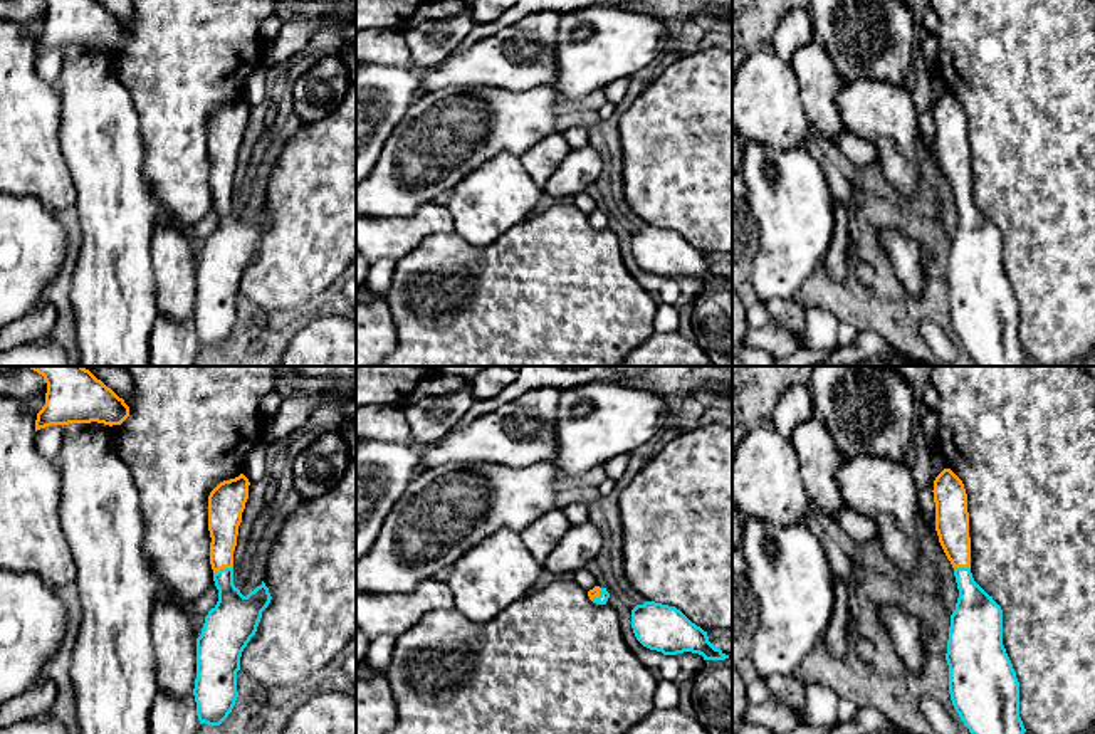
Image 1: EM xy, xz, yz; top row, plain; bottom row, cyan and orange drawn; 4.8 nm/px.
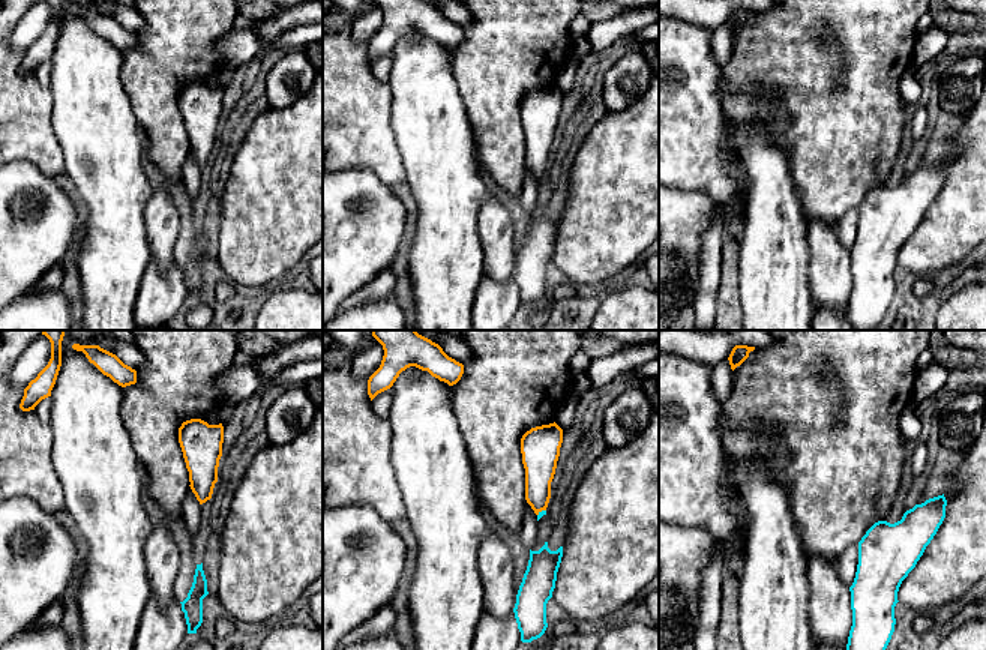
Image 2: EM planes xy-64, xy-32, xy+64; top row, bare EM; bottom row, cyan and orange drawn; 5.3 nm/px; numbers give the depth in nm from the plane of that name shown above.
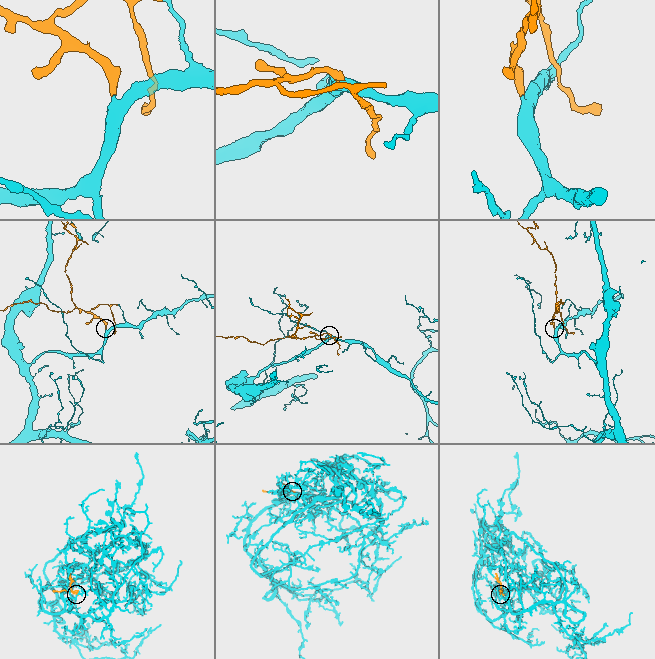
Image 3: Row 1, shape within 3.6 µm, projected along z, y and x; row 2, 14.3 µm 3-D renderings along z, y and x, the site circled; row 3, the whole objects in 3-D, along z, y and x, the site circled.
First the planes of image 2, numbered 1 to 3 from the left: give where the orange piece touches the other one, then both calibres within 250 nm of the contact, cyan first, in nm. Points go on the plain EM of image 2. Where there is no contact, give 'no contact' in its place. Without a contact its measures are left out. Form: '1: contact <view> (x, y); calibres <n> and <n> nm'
1: no contact
2: contact xy-32 (541, 176); calibres 30 and 160 nm
3: no contact

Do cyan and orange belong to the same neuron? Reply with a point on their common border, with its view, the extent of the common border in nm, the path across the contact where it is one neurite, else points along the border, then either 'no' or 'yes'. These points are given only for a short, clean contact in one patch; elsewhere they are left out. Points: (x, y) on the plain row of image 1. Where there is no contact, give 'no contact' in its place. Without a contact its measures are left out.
contact xy (224, 192); length 100 nm; way xy (235, 241), (224, 207), (224, 192), (224, 140); yes

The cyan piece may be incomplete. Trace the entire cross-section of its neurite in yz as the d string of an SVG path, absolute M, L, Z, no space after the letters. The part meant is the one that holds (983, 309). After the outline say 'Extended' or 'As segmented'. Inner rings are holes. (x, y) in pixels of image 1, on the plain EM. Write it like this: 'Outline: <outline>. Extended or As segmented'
Outline: M944 92L932 116L935 155L959 213L946 277L952 329L977 366L1023 366L1019 306L1003 269L1003 233L971 197L964 107Z. Extended

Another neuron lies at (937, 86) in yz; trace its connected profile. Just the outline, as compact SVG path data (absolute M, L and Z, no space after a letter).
M932 72L927 107L922 113L919 113L919 134L924 138L927 149L934 155L935 155L935 126L932 114L935 101L944 92L949 92L947 84L944 82L939 72Z

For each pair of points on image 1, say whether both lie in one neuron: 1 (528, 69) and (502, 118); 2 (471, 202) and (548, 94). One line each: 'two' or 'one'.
1: two
2: two

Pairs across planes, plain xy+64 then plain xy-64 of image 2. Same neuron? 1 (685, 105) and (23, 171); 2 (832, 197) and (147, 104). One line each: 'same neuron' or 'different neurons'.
1: different neurons
2: same neuron

